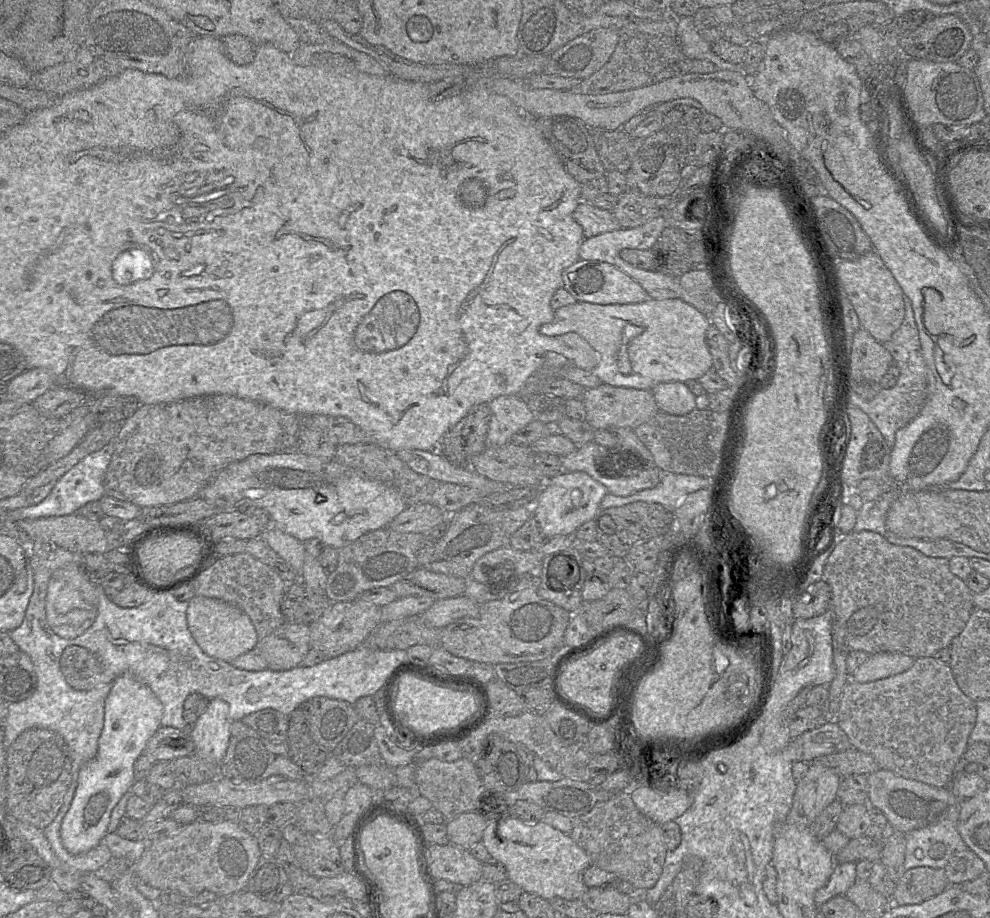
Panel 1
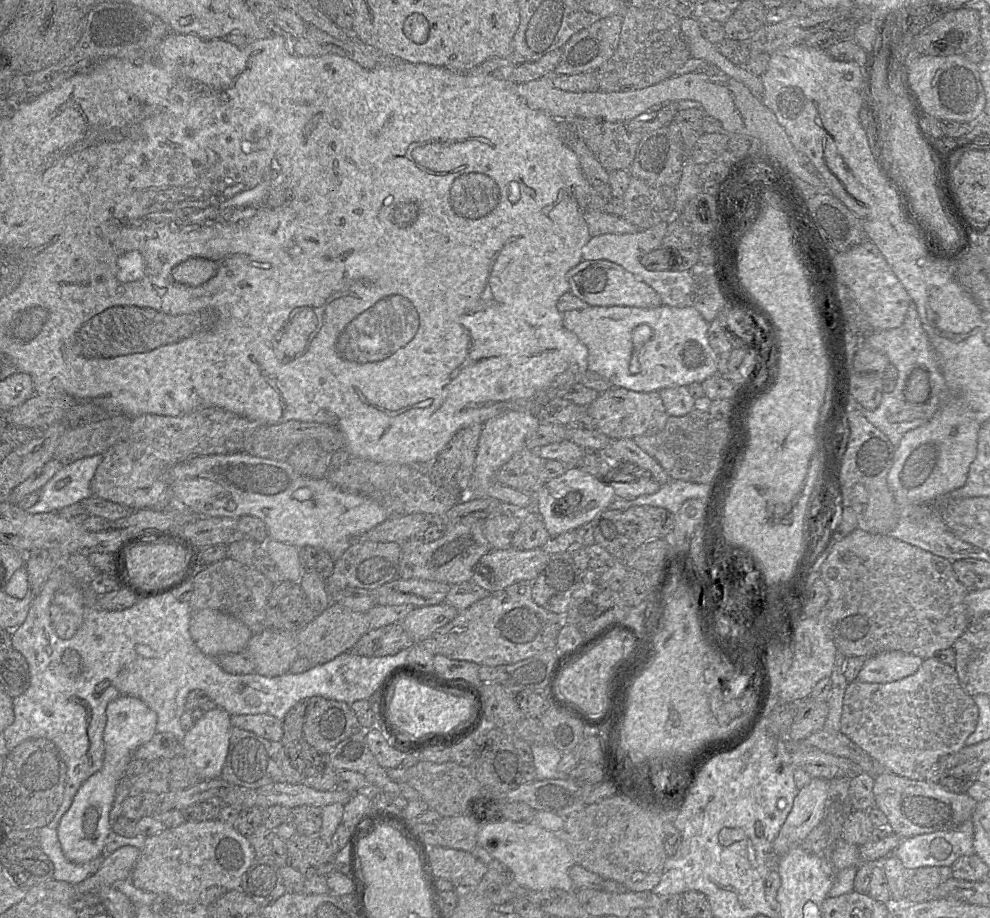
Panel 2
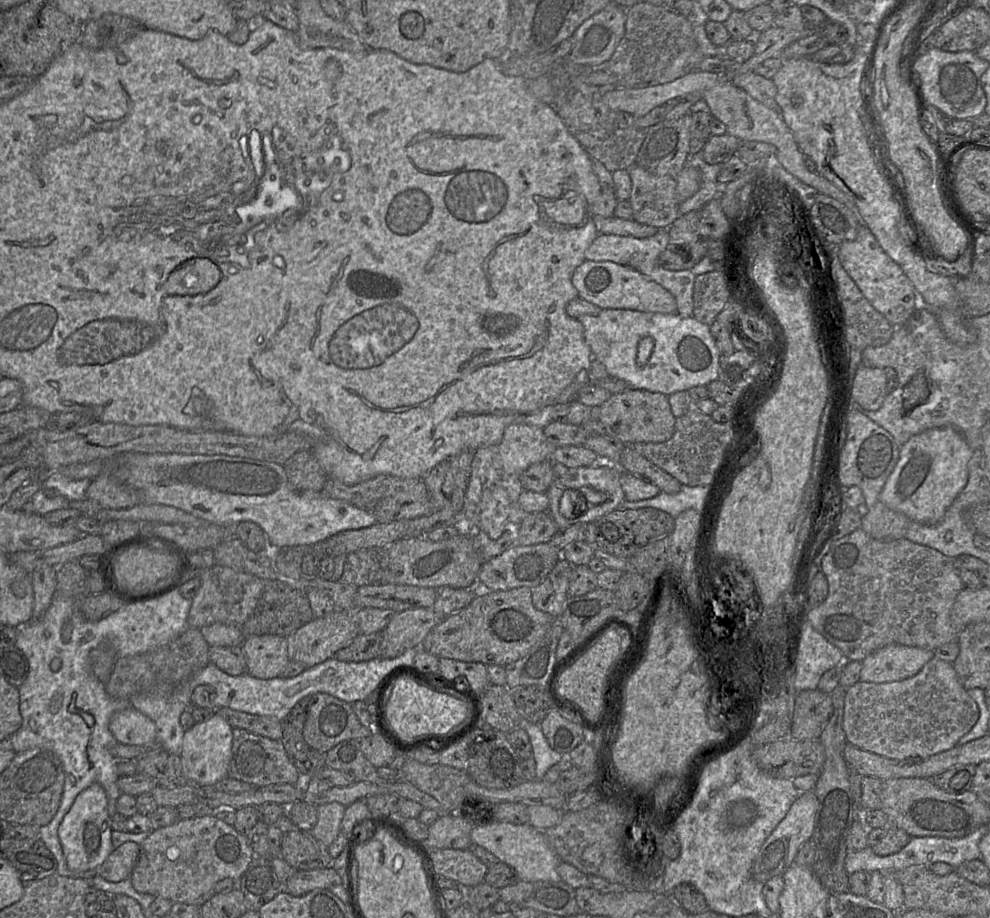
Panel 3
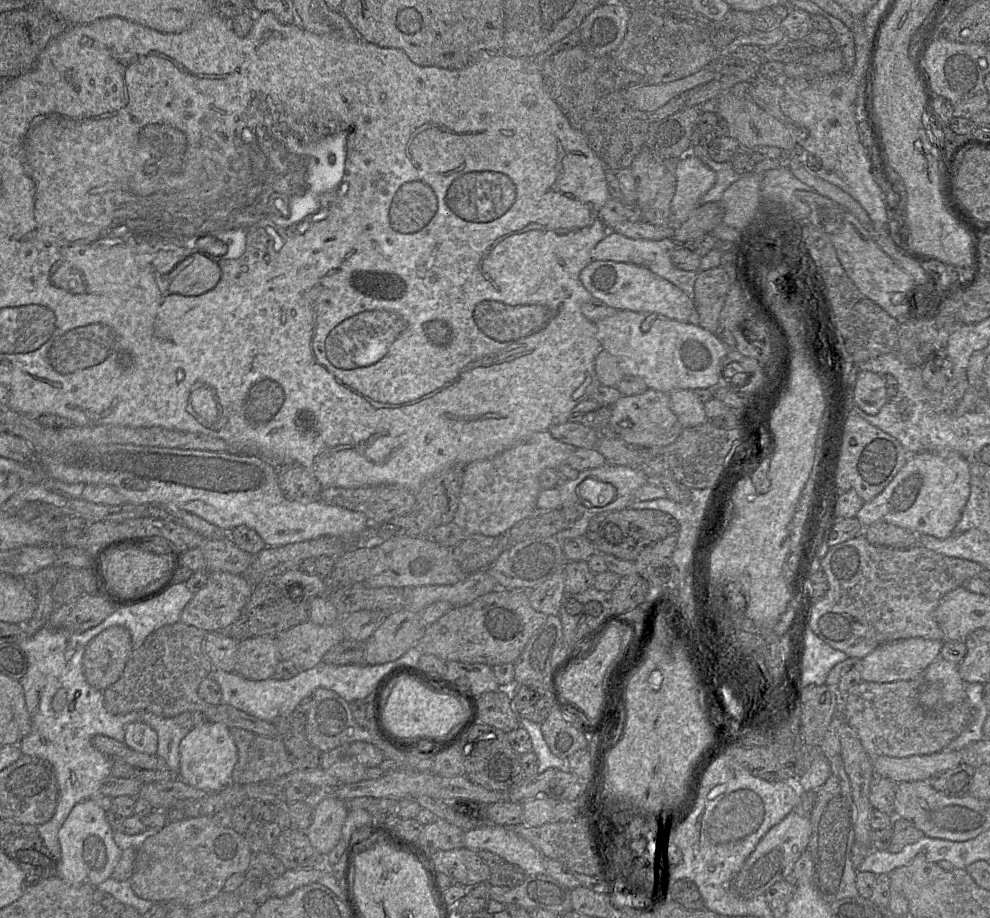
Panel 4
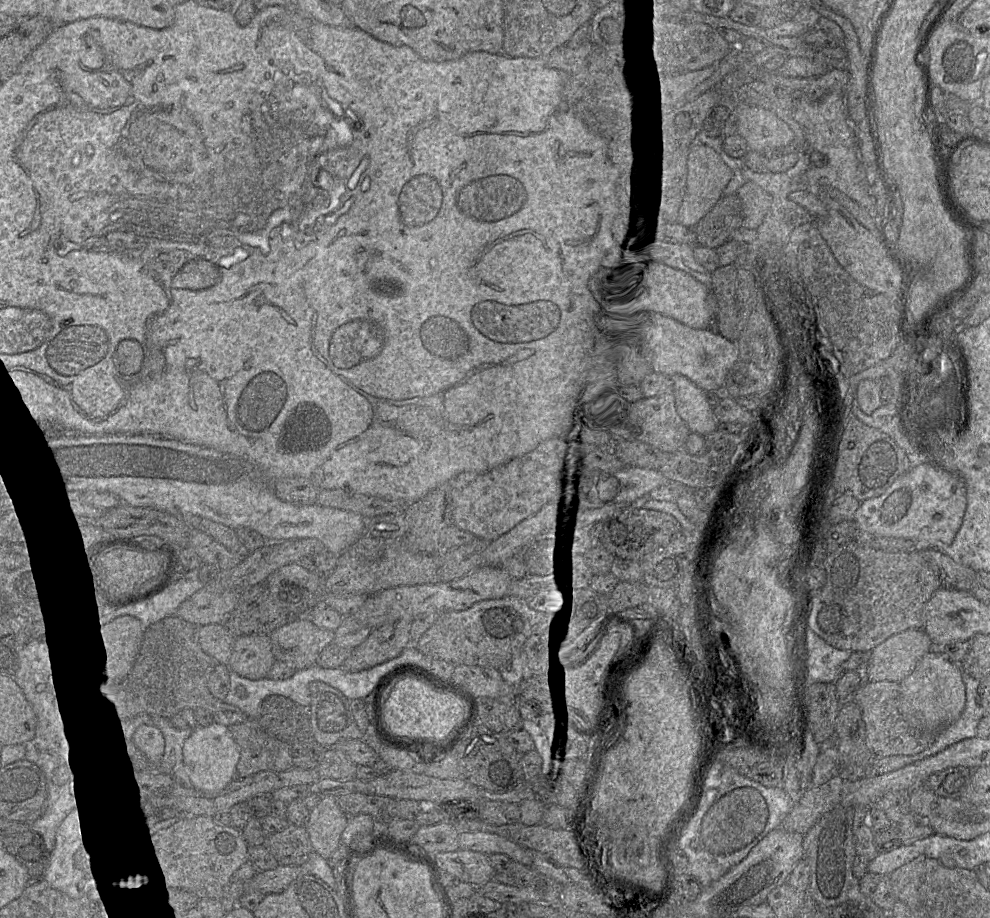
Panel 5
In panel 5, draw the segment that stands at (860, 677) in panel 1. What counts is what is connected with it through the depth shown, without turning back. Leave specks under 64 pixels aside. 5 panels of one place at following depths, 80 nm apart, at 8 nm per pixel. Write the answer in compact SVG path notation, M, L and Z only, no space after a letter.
M908 629L876 646L864 668L864 679L871 682L900 683L917 663L934 649L923 629Z

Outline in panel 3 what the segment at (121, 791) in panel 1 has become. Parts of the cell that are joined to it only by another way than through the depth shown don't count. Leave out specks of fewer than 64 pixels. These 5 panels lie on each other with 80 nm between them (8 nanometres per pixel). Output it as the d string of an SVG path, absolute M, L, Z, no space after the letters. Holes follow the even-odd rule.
M125 709L112 715L109 730L120 744L151 746L156 744L155 723L136 709ZM93 783L77 795L59 825L58 838L67 867L73 873L96 870L114 850L111 842L111 817L108 814L107 806L105 790L100 784Z

